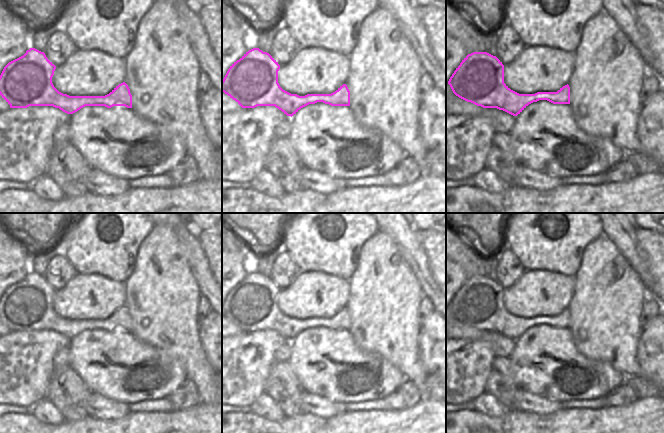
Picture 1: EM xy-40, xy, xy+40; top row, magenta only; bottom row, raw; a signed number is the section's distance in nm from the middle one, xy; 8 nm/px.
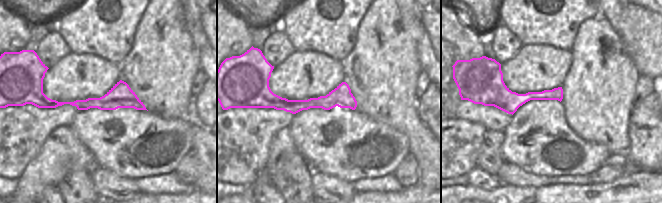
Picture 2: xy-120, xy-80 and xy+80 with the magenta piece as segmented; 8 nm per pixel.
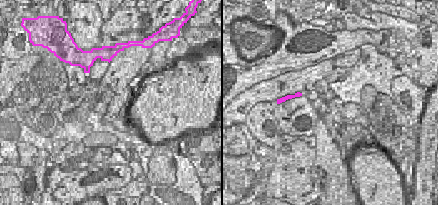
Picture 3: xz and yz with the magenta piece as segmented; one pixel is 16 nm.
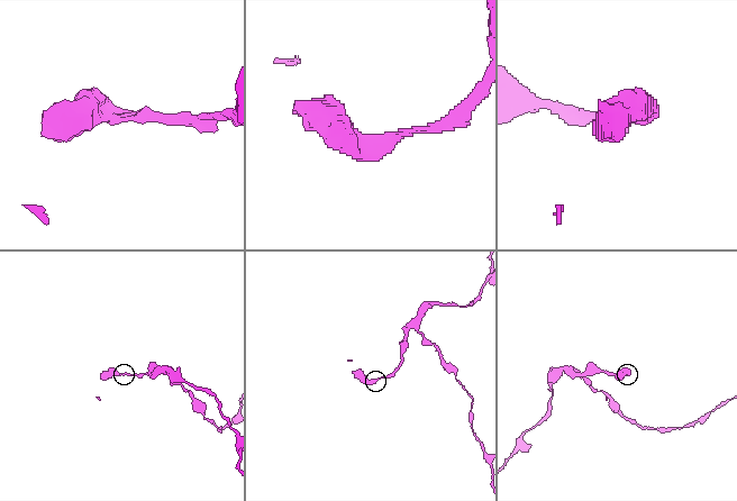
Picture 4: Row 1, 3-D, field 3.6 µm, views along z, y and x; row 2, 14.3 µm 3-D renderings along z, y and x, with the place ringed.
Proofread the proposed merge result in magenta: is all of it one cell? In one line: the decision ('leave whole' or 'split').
leave whole

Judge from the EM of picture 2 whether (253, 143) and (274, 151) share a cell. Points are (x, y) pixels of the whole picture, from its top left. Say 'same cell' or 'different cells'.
different cells

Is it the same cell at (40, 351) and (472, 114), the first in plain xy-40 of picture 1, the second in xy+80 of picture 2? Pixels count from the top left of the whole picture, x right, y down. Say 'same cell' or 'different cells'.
different cells

